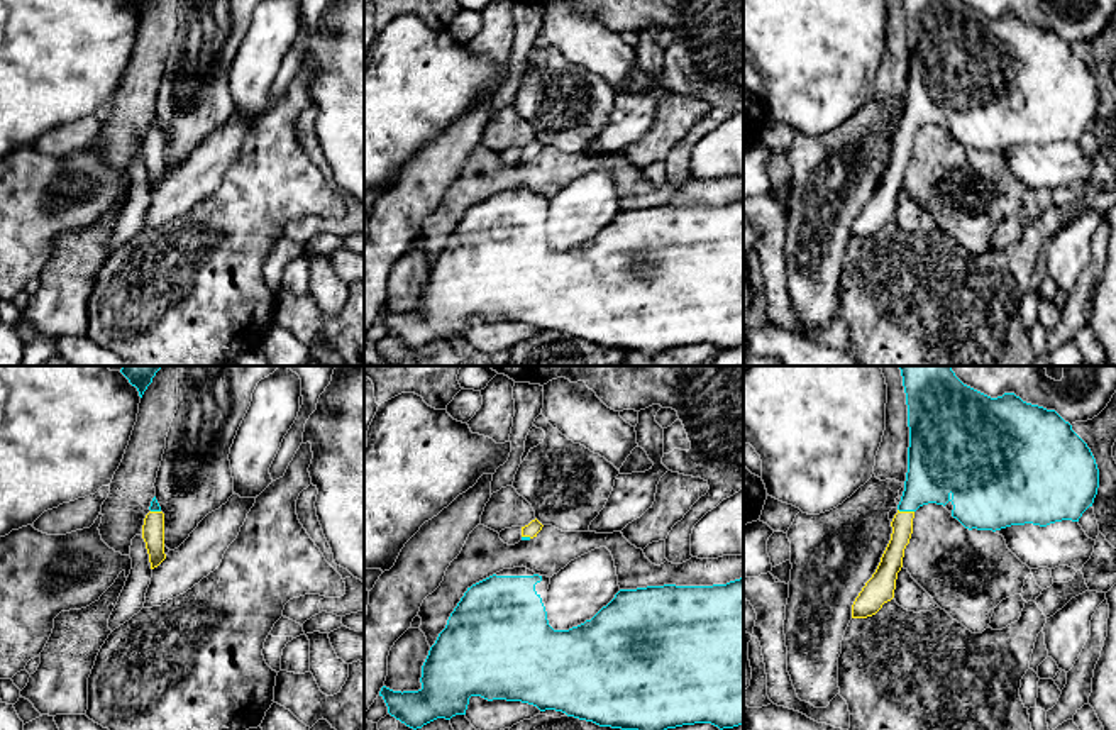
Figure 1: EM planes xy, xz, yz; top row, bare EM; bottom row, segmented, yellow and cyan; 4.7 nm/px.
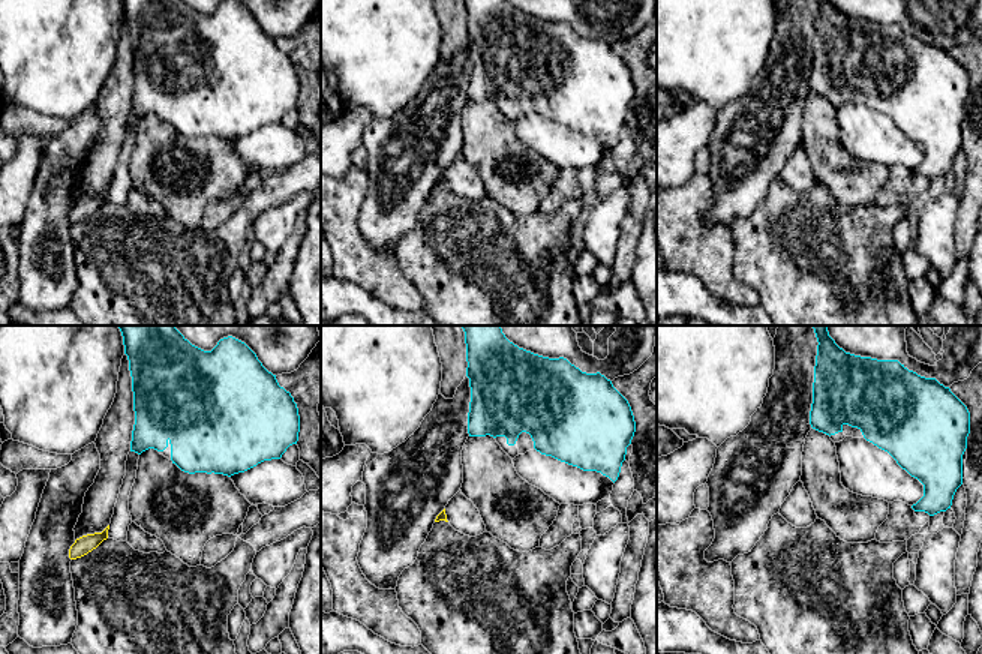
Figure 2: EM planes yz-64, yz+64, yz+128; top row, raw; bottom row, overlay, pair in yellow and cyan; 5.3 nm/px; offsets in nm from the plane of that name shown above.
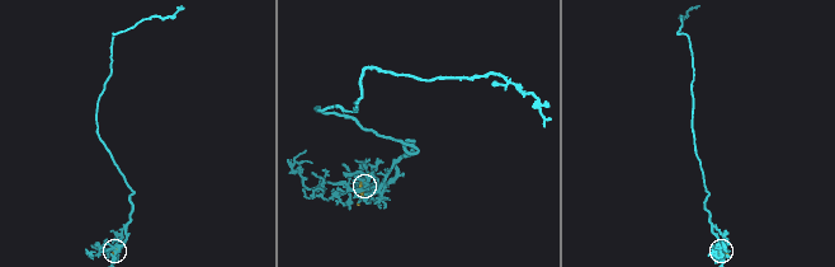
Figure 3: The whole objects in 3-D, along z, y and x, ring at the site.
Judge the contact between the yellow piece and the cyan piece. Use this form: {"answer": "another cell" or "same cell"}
{"answer": "same cell"}

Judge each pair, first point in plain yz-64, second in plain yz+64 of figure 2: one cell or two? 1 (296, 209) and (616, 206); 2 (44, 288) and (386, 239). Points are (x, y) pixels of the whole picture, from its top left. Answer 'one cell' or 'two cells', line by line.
1: one cell
2: one cell

